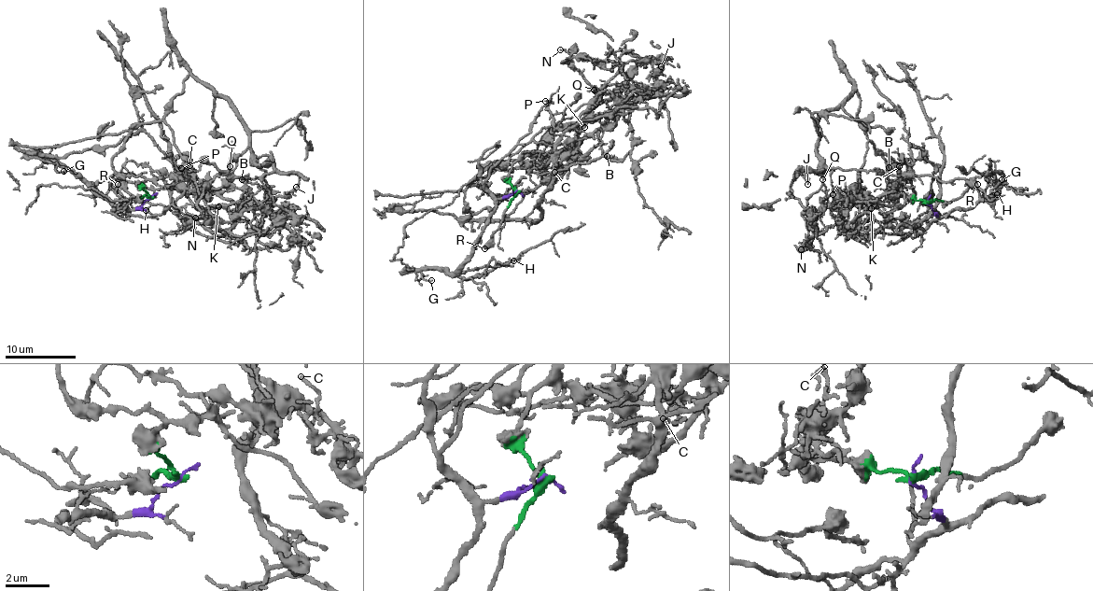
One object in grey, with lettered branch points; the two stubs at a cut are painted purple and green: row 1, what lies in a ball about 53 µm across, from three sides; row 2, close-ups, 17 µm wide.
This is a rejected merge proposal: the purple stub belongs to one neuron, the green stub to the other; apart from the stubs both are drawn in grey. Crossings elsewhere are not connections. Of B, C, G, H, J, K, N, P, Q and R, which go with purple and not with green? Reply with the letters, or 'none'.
G, H

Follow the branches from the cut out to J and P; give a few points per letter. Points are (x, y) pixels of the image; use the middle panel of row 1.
J: (517, 190), (524, 152), (657, 83), (626, 51), (660, 65)
P: (517, 190), (510, 182), (511, 167), (524, 152), (541, 151), (554, 129), (549, 103), (545, 100)

